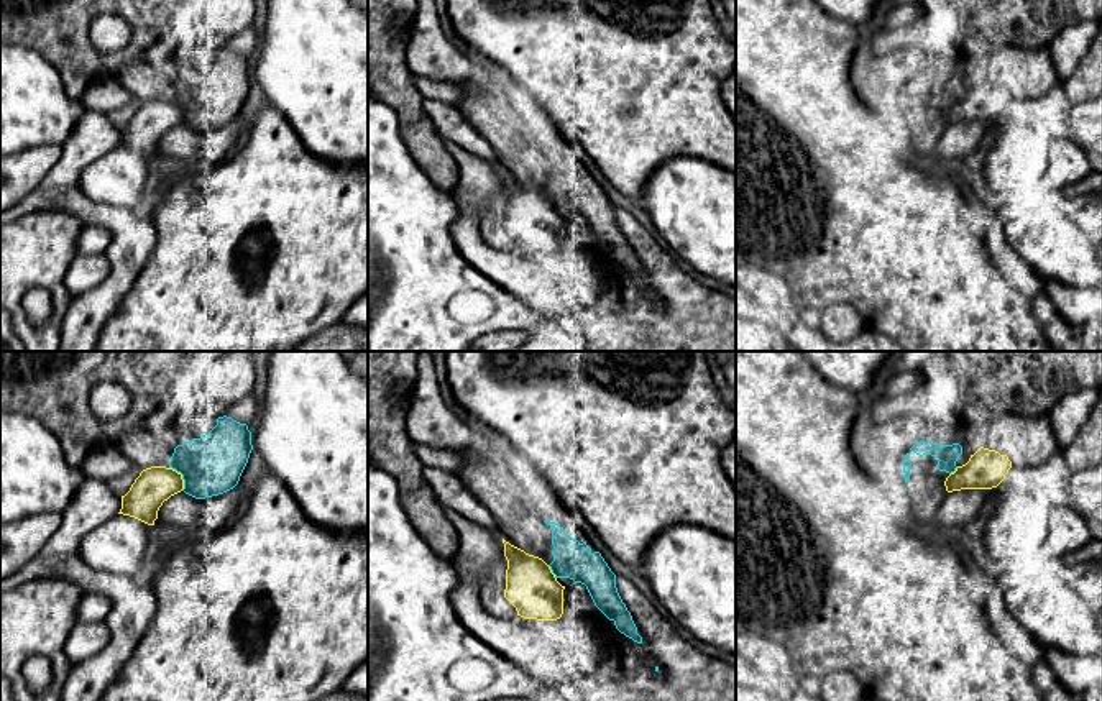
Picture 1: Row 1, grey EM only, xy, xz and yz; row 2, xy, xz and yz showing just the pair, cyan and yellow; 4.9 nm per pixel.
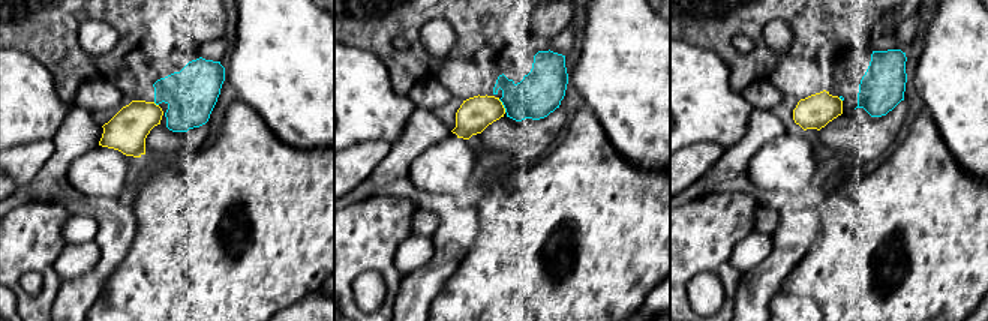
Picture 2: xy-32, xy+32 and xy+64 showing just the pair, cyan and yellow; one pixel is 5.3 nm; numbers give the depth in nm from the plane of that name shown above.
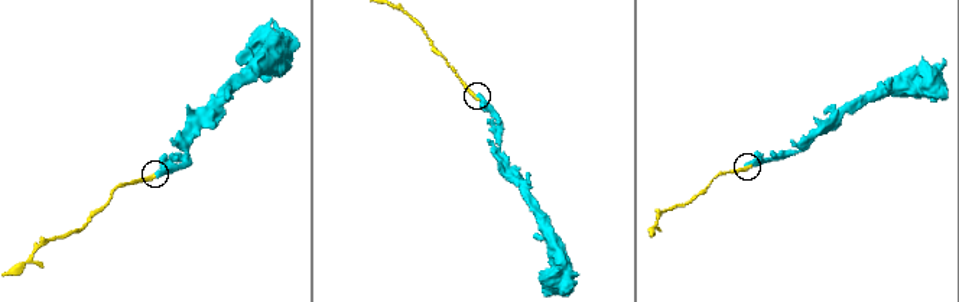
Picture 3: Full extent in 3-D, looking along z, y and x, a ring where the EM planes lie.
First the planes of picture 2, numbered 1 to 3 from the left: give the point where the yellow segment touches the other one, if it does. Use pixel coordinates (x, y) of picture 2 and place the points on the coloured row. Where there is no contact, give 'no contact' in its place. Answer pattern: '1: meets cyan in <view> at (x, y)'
1: meets cyan in xy-32 at (156, 104)
2: meets cyan in xy+32 at (502, 104)
3: no contact

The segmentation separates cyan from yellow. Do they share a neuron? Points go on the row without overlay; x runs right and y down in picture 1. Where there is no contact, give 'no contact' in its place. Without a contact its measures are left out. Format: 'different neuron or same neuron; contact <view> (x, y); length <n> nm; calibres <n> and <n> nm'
different neuron; contact xy (183, 109); length 140 nm; calibres 300 and 180 nm

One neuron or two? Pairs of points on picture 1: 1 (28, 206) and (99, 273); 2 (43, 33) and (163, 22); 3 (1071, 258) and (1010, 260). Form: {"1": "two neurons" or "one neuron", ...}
{"1": "two neurons", "2": "one neuron", "3": "two neurons"}

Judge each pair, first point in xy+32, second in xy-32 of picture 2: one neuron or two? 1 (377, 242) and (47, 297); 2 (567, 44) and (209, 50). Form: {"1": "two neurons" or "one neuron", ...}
{"1": "one neuron", "2": "one neuron"}

